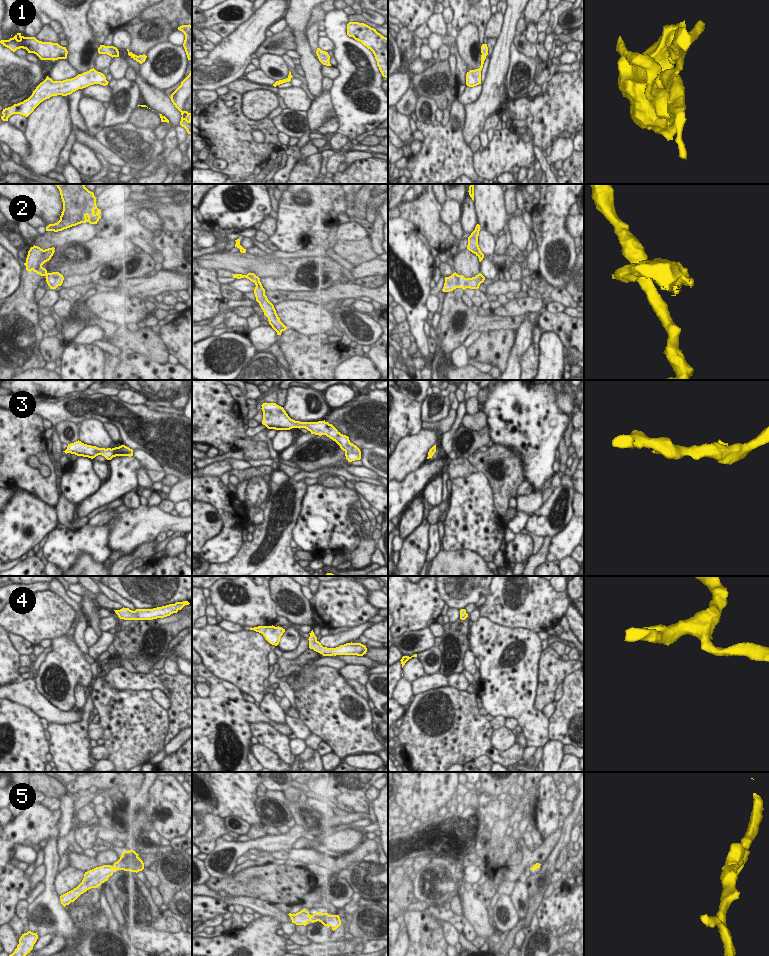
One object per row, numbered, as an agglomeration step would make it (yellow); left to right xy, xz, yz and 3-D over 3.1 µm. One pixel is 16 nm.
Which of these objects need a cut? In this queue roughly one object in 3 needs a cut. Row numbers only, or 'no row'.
1, 2.

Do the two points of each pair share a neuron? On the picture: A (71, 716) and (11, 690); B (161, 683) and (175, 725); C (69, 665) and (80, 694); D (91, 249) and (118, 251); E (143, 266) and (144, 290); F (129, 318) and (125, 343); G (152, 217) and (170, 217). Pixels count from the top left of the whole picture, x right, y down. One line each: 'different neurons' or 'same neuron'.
A: same neuron
B: same neuron
C: different neurons
D: same neuron
E: different neurons
F: different neurons
G: different neurons

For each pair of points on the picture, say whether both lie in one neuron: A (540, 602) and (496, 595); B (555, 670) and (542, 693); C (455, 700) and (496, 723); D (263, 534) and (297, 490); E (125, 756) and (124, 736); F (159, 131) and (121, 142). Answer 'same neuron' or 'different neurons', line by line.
A: same neuron
B: same neuron
C: different neurons
D: same neuron
E: same neuron
F: same neuron

